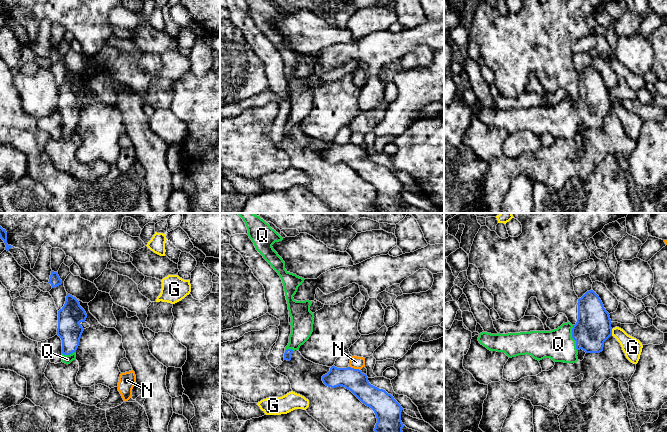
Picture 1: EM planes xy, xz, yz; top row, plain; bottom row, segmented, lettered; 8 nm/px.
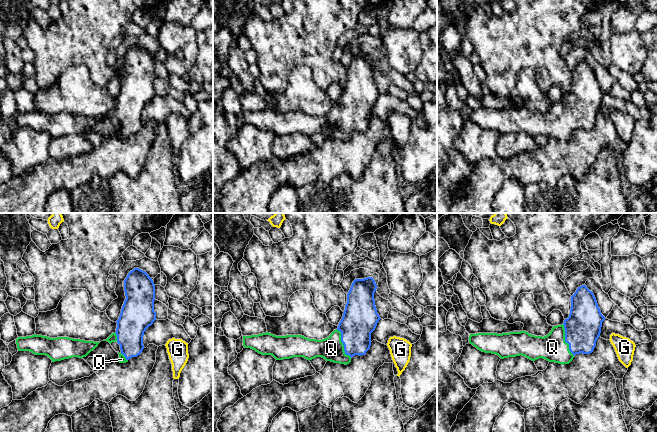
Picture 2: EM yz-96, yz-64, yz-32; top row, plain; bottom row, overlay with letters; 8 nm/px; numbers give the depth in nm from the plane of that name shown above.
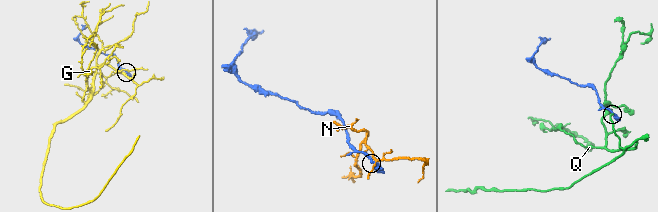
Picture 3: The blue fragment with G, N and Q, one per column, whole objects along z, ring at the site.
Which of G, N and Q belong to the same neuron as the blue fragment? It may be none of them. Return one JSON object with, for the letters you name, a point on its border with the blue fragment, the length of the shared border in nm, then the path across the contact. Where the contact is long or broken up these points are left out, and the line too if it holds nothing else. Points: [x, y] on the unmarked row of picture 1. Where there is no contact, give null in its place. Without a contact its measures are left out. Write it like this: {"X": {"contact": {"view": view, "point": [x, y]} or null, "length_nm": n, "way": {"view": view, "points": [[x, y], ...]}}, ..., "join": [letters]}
{"Q": {"contact": {"view": "yz", "point": [572, 113]}, "length_nm": 220, "way": {"view": "yz", "points": [[593, 103], [584, 111], [572, 113], [562, 120], [558, 120]]}}, "join": ["Q"]}

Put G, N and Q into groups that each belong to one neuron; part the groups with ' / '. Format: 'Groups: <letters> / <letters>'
Groups: G / N / Q

